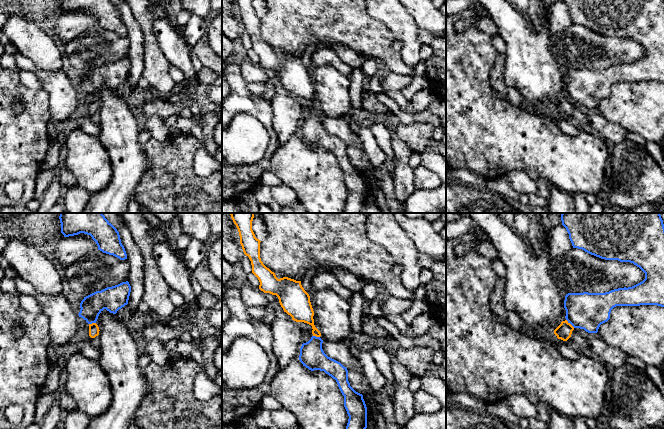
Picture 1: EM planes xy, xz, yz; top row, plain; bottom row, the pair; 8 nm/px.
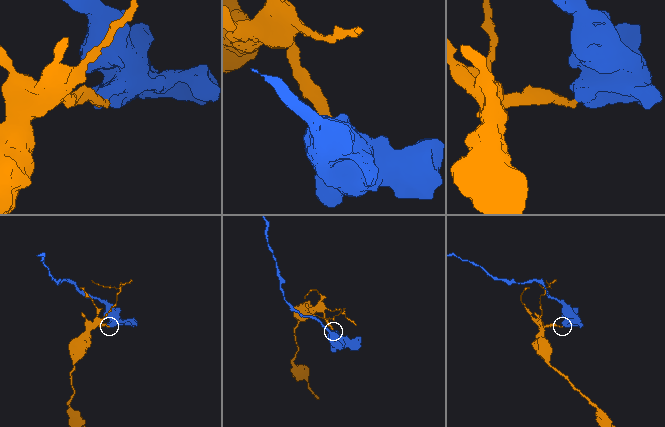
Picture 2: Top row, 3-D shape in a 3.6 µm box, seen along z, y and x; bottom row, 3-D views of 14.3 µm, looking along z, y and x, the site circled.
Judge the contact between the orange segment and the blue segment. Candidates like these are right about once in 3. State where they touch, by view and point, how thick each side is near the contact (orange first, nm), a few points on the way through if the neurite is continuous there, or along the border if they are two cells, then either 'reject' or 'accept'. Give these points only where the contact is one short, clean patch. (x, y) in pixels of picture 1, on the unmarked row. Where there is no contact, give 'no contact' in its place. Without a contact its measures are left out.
meets orange in yz at (569, 99); 120 nm thick on the orange side, 300 nm on the other; border along yz (566, 95), (574, 103); reject

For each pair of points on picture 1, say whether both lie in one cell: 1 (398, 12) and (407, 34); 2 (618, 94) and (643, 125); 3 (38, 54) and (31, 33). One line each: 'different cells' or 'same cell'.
1: same cell
2: same cell
3: same cell

